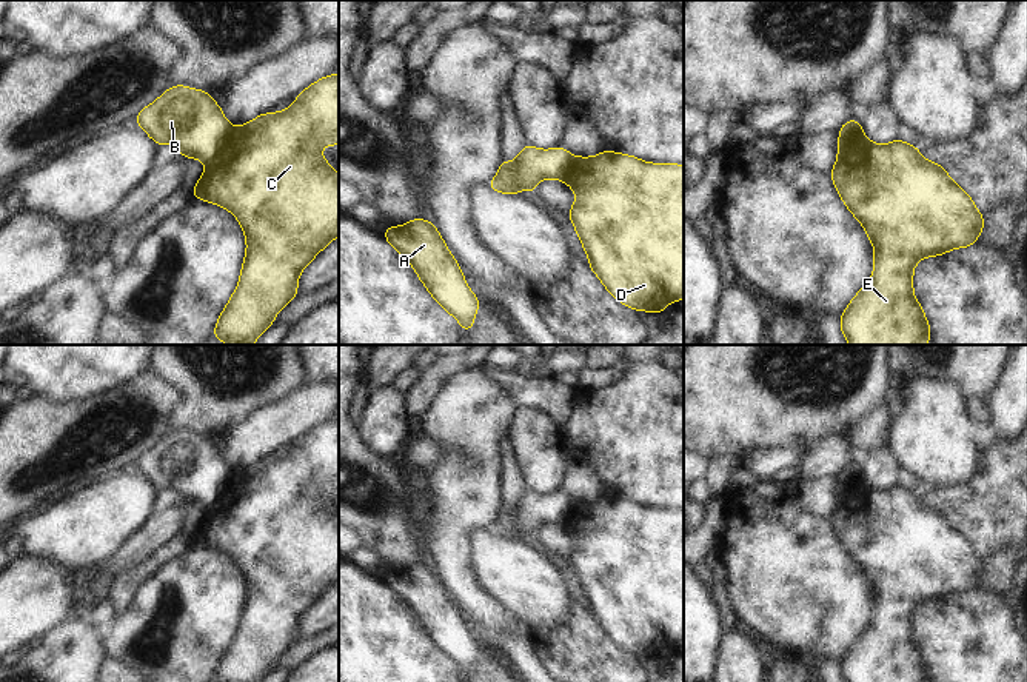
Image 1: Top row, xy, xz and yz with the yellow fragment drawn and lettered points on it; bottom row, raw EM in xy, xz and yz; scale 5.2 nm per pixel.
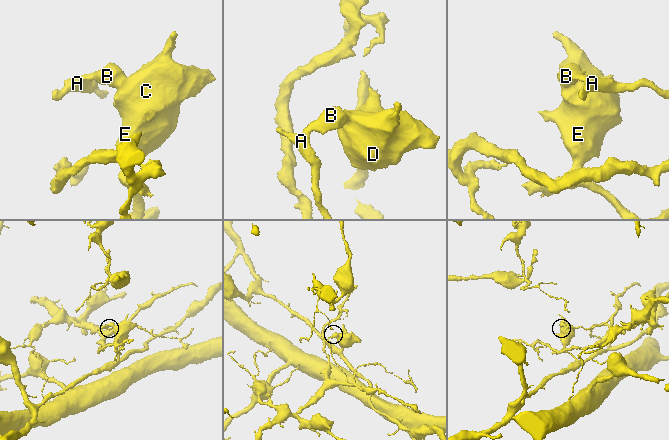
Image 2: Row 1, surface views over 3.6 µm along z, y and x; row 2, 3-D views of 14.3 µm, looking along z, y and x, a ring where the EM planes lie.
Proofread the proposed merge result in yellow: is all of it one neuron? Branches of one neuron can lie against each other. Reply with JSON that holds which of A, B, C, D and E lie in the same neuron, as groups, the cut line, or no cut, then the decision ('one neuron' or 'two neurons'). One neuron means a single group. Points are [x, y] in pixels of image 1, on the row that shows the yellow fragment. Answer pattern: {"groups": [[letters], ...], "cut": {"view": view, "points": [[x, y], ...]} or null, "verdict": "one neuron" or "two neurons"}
{"groups": [["A", "B"], ["C", "D", "E"]], "cut": {"view": "xy", "points": [[234, 128], [227, 142], [205, 162]]}, "verdict": "two neurons"}

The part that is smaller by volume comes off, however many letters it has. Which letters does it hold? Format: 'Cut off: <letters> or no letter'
Cut off: C, D, E

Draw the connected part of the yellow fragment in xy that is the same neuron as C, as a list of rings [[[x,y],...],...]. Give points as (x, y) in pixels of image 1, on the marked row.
[[[339,74],[326,75],[305,91],[286,111],[265,112],[234,128],[226,145],[208,162],[192,188],[192,197],[232,212],[246,237],[246,254],[239,285],[220,313],[212,336],[226,345],[251,345],[274,325],[276,314],[299,294],[297,280],[305,266],[339,236],[339,172],[331,171],[320,149],[339,145]]]

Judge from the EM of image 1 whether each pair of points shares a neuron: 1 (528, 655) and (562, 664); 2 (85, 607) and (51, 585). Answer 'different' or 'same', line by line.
1: different
2: different

